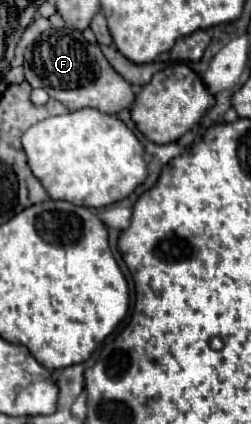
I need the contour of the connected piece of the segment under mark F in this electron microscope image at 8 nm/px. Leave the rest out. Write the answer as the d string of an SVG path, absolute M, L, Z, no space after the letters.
M48 29L32 45L28 45L26 51L24 51L24 79L30 83L30 87L42 87L52 99L60 101L70 111L92 107L92 109L98 109L100 113L116 115L122 109L130 109L132 103L134 103L134 93L132 93L130 83L126 83L108 65L100 47L88 43L82 37L82 33L76 31L76 29Z

